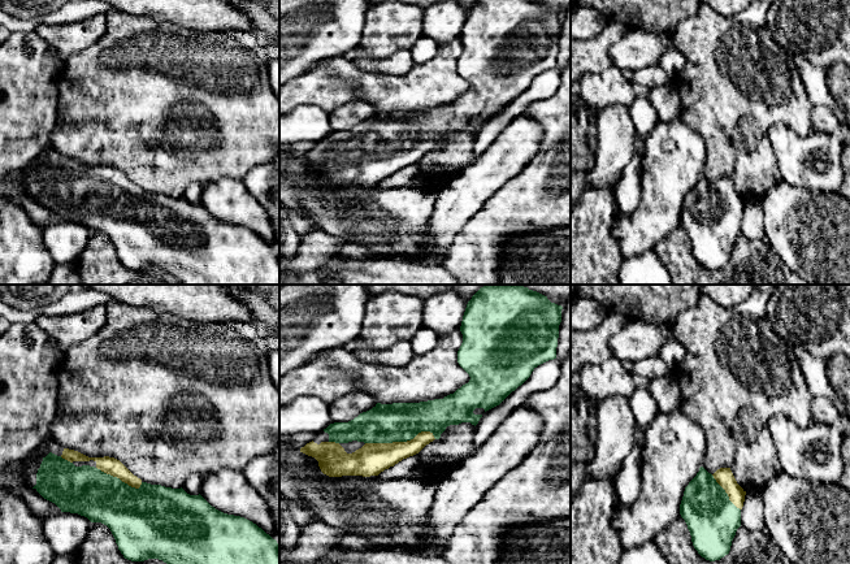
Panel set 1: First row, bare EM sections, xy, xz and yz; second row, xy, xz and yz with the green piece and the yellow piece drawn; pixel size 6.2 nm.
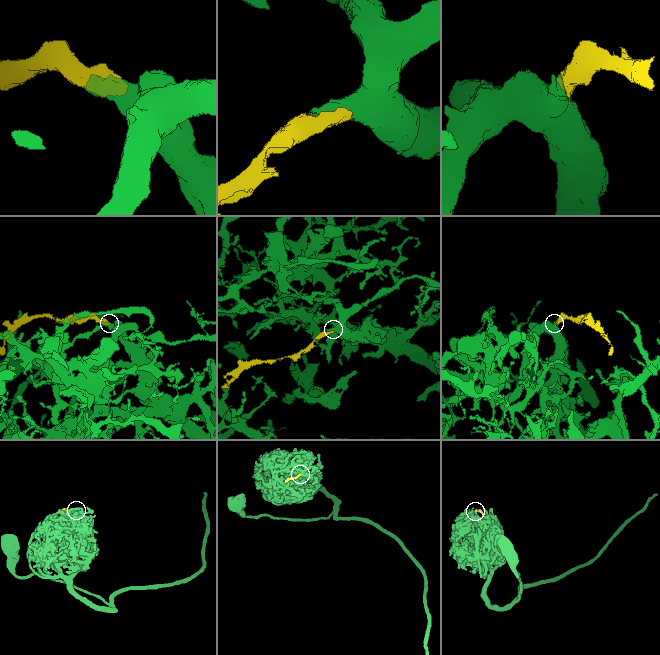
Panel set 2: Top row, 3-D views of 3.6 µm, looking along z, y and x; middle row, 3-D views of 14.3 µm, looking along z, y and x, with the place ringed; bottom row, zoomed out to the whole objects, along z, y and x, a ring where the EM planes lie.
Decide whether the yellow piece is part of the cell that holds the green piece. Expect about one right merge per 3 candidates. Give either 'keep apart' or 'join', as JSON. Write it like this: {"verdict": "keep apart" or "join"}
{"verdict": "join"}

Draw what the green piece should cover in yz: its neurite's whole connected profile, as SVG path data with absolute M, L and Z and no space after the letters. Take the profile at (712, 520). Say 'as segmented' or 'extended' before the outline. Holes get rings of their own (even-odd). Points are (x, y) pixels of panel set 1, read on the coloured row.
extended | M701 467L685 487L680 515L694 548L706 560L720 560L729 554L741 526L745 495L730 468L720 468L711 474Z

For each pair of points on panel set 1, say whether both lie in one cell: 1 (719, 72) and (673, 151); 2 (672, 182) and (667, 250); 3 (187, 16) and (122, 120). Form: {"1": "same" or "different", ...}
{"1": "different", "2": "different", "3": "different"}

